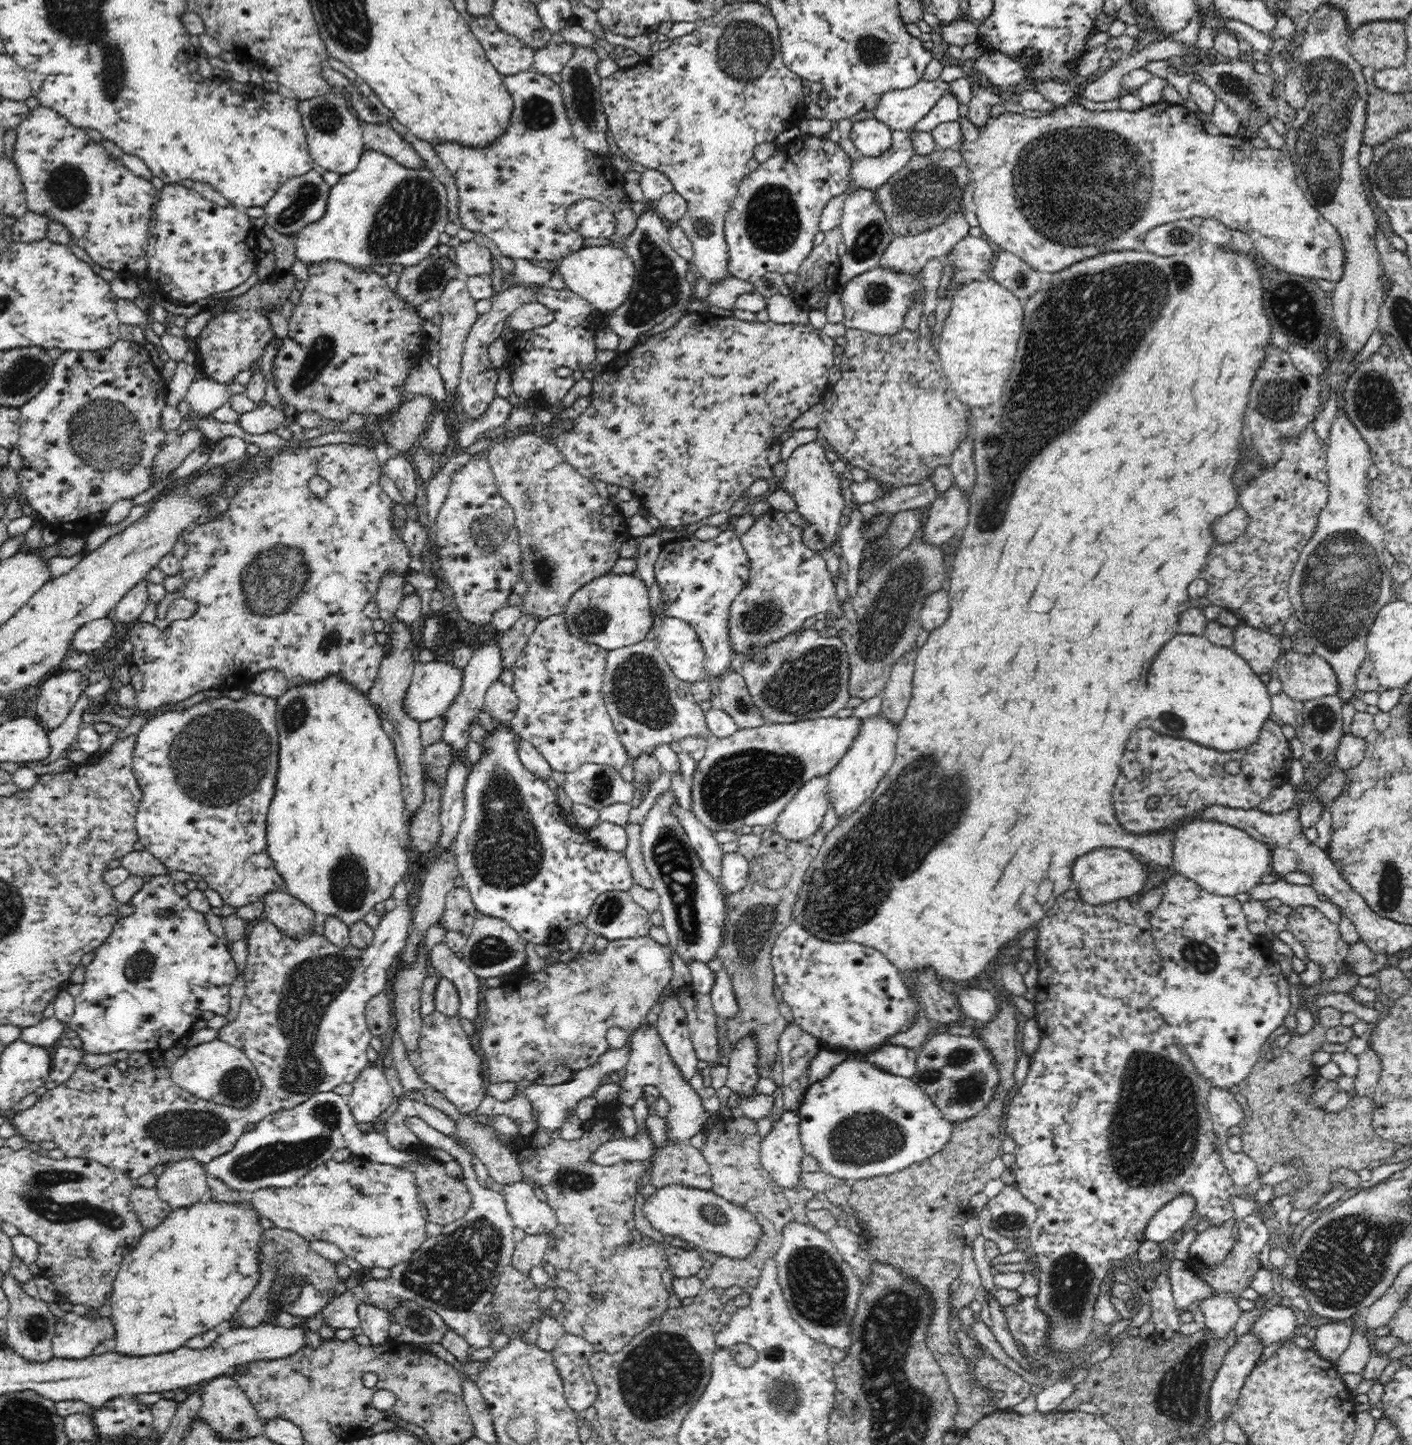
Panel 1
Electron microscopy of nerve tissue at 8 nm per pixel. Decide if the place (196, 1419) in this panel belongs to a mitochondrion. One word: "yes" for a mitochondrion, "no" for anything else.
no

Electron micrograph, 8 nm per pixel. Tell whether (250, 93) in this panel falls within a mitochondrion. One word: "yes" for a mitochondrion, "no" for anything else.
no

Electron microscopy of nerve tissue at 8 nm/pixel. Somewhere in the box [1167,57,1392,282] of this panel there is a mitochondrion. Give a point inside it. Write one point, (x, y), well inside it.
(1230, 83)

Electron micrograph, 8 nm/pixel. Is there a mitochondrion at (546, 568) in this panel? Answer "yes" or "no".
yes

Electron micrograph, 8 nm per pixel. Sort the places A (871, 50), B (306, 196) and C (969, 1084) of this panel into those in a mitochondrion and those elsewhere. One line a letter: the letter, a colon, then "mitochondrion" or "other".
A: mitochondrion
B: mitochondrion
C: mitochondrion

